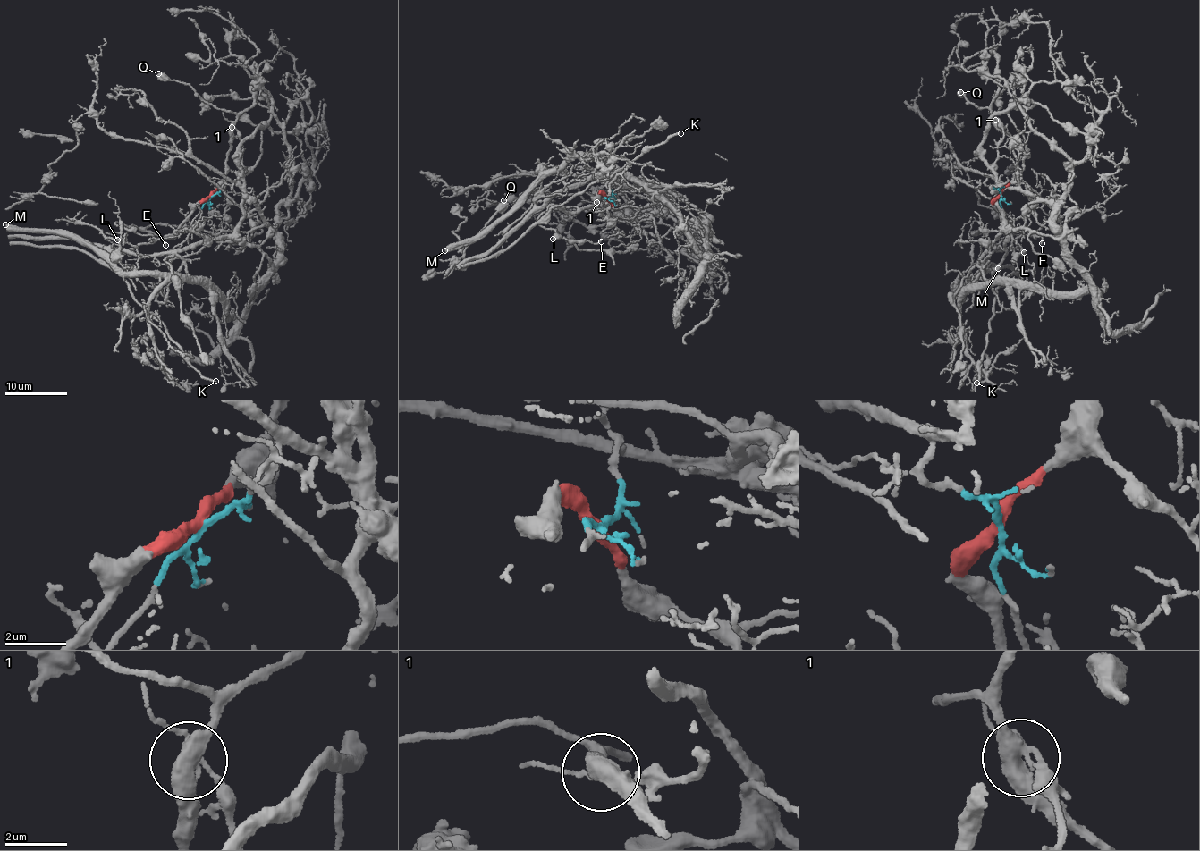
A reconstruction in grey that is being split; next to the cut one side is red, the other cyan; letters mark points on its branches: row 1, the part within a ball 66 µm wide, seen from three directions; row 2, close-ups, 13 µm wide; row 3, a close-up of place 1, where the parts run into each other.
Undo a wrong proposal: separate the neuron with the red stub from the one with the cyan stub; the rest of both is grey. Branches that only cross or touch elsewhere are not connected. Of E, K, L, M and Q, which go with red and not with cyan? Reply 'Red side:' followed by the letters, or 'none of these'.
Red side: E, K, L, Q

